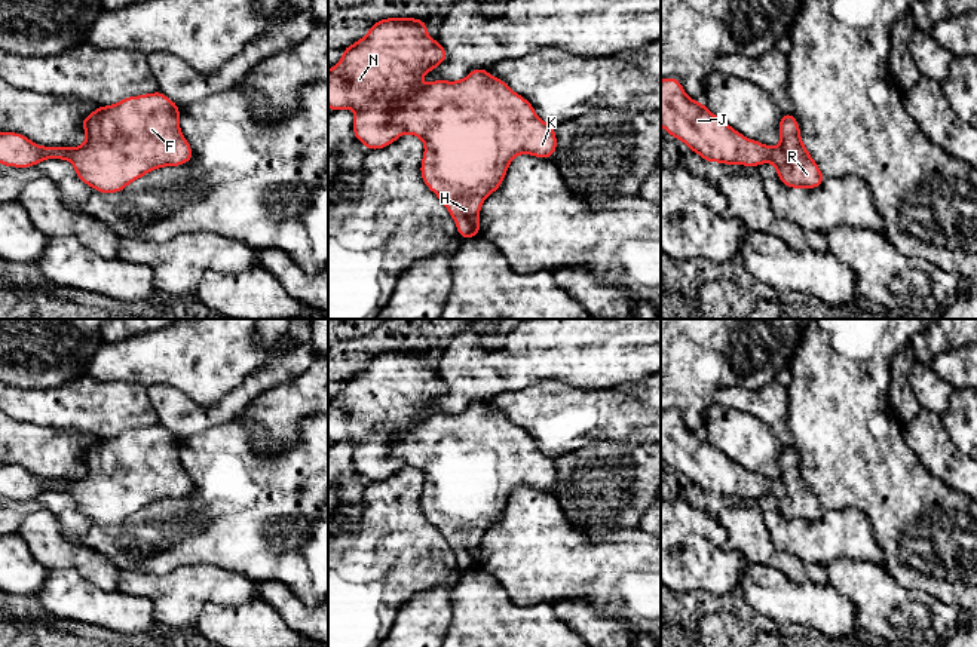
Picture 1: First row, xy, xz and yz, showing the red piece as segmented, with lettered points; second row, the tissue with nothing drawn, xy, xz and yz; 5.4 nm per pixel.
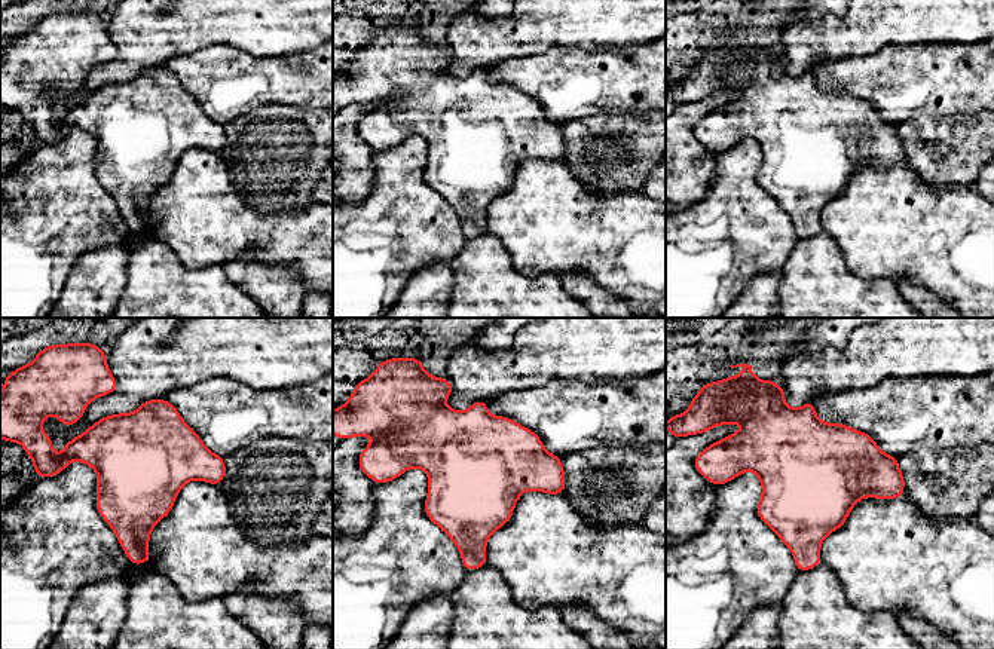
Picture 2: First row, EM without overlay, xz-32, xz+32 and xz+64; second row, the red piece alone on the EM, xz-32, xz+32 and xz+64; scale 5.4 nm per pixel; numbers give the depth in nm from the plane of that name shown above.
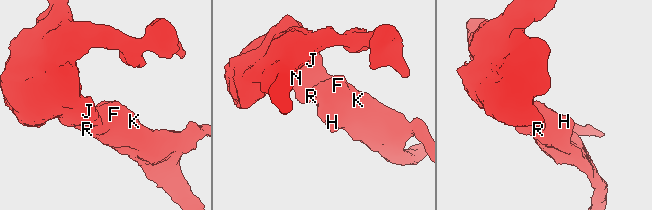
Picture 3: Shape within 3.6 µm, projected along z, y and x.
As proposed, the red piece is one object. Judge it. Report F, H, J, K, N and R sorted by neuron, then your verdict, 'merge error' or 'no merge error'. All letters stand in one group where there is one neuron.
F H J K N R; no merge error

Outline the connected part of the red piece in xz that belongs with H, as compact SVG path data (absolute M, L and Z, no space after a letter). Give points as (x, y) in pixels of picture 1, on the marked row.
M386 18L370 25L365 37L344 47L342 59L328 70L328 108L355 110L353 135L368 150L391 145L402 134L417 135L425 142L420 175L453 217L462 239L480 234L480 209L496 191L517 154L549 159L557 150L552 125L542 122L533 105L515 93L502 79L484 68L474 68L463 80L434 80L420 85L420 79L447 59L447 50L426 34L428 22L417 18Z

